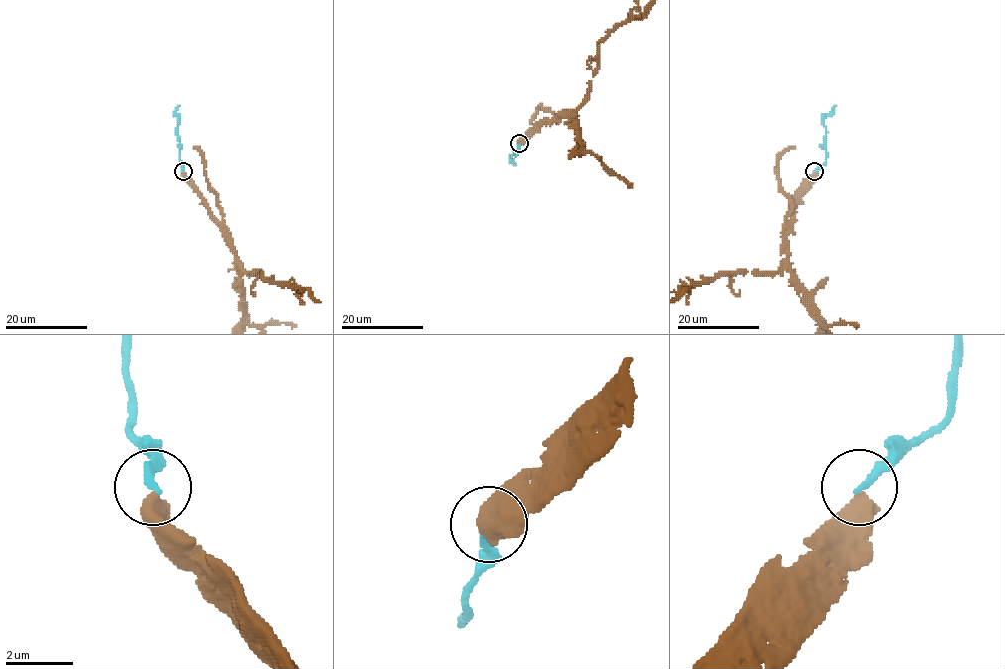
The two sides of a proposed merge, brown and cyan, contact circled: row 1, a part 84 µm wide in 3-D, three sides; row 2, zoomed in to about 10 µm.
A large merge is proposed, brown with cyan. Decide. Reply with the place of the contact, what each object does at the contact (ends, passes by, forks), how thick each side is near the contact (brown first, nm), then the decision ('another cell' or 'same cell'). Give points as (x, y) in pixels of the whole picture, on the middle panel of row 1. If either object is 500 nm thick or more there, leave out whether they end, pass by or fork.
at (519, 143); 550 nm thick on the brown side, 240 nm on the other; another cell

